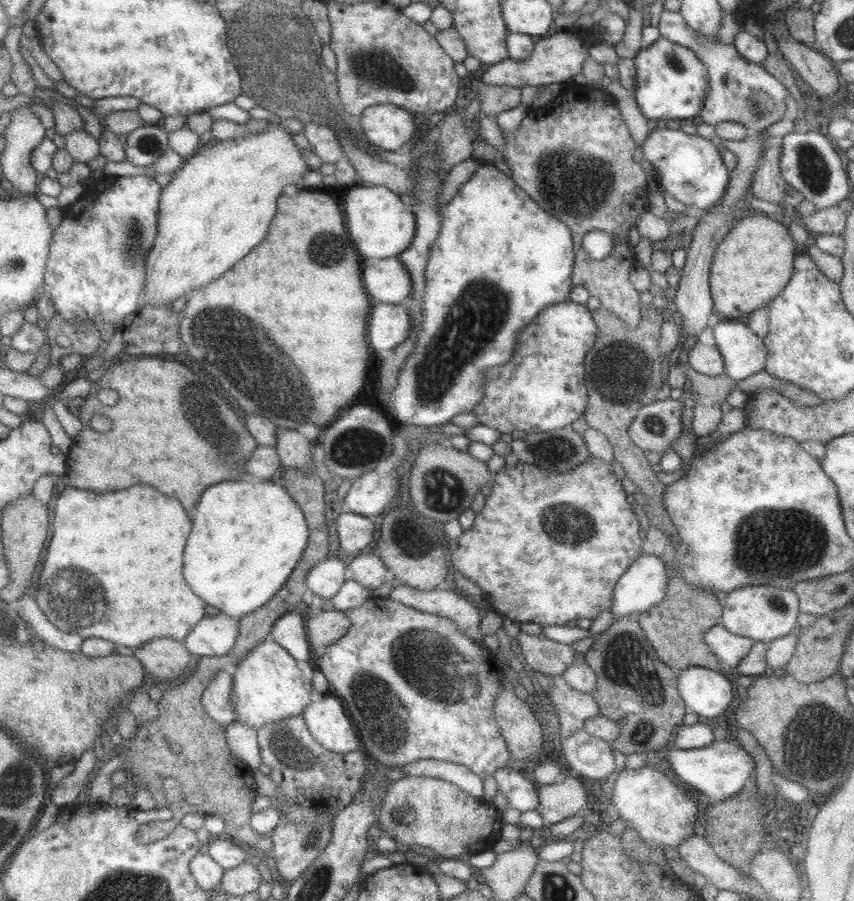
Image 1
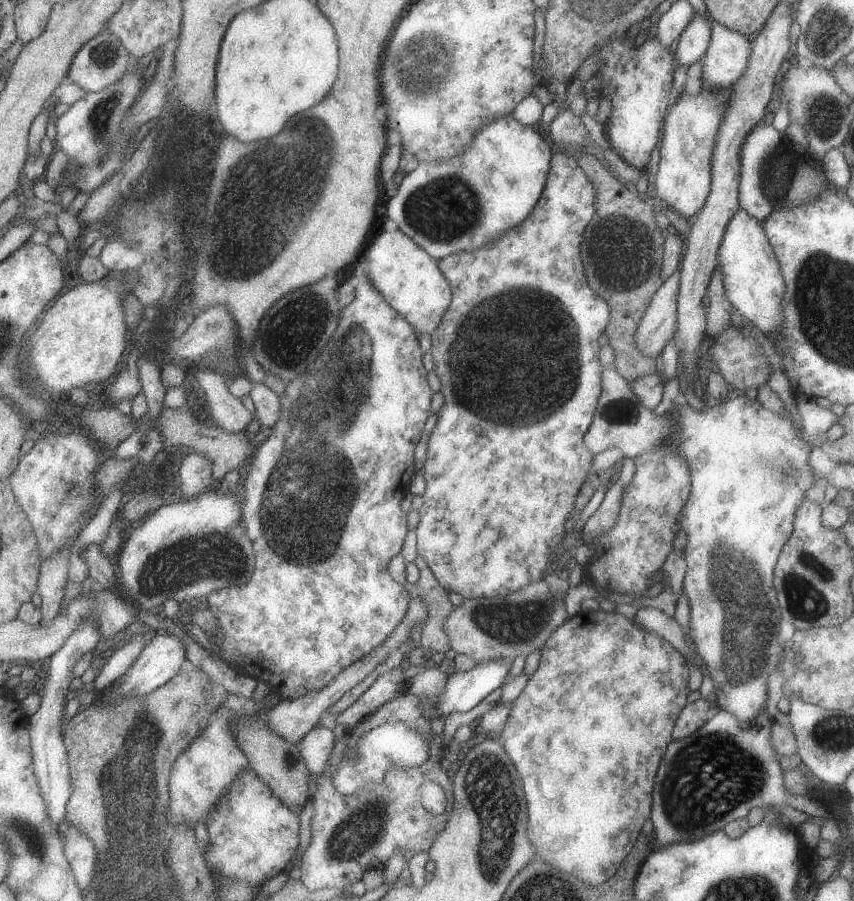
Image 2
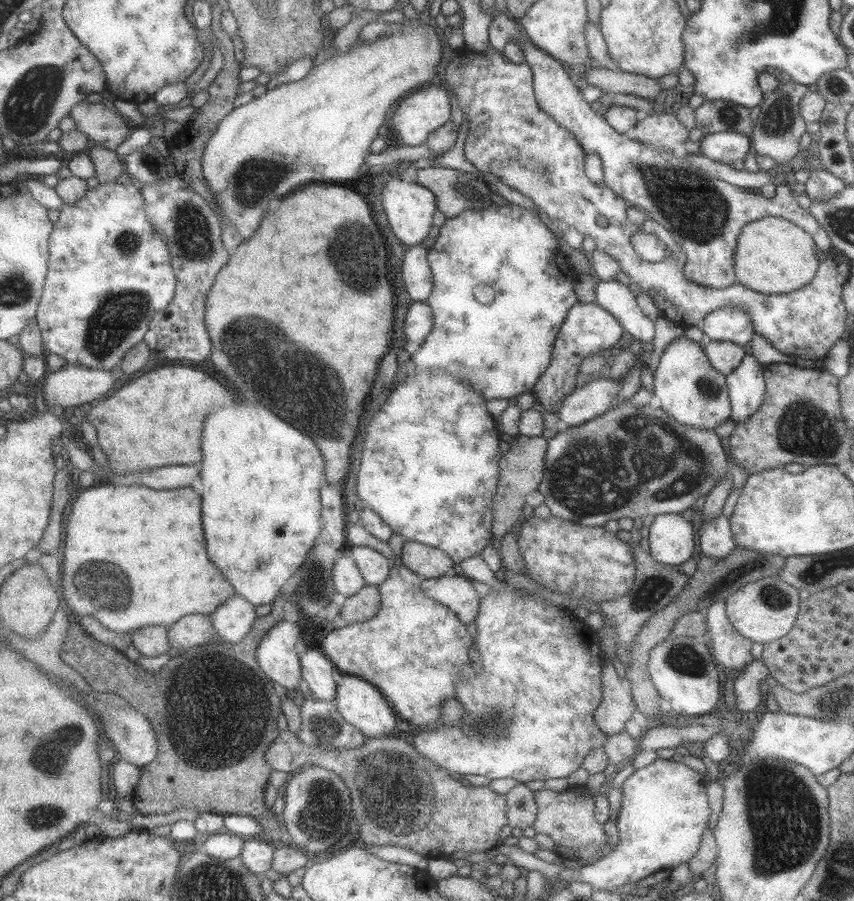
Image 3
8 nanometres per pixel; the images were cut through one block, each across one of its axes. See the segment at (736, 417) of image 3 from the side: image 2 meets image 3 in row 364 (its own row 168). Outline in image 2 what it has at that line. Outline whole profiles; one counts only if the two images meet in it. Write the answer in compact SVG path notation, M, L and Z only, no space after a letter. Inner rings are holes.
M758 124L746 133L739 150L739 205L742 210L751 217L757 218L761 223L769 217L775 206L775 203L763 191L763 165L774 154L778 145L784 140L784 136L771 124Z

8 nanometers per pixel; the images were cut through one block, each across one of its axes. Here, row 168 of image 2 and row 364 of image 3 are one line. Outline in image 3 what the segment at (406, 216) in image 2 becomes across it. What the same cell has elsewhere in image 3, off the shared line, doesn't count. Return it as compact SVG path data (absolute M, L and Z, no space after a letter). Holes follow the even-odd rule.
M515 203L505 206L494 205L486 210L466 210L456 218L447 218L446 223L440 228L440 237L429 249L429 254L437 286L429 300L434 309L436 324L423 348L412 356L417 364L416 372L422 374L426 370L445 370L476 392L481 392L490 401L498 398L516 399L516 396L534 391L544 373L552 366L557 340L568 315L572 308L581 302L577 290L580 273L572 266L570 258L562 252L556 233L548 228L548 224L536 212L524 206Z

